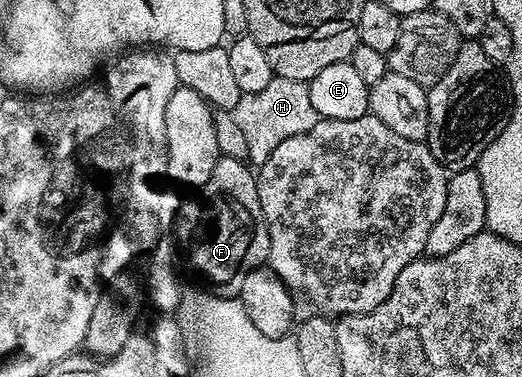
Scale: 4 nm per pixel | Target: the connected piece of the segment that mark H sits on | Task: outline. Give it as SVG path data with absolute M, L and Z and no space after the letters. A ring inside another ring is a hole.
M273 75L270 85L266 85L260 92L241 95L231 113L246 137L248 159L256 165L264 163L266 157L270 157L270 153L282 145L282 141L298 137L298 133L306 133L306 129L314 129L314 125L318 125L321 120L318 109L314 109L314 104L310 102L307 83L277 75Z

